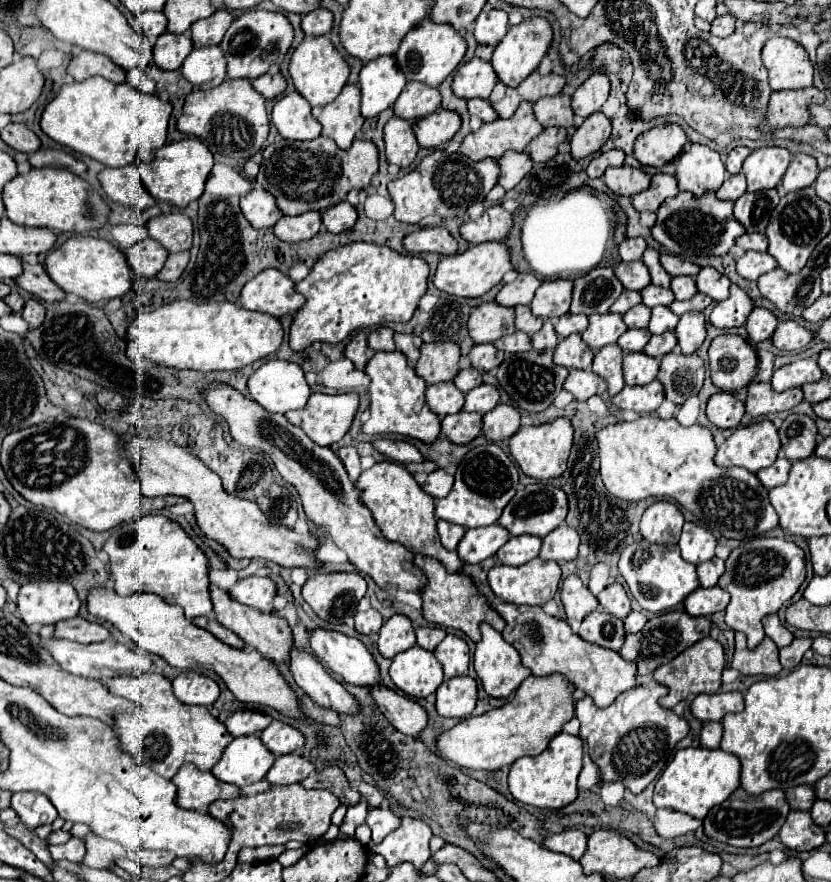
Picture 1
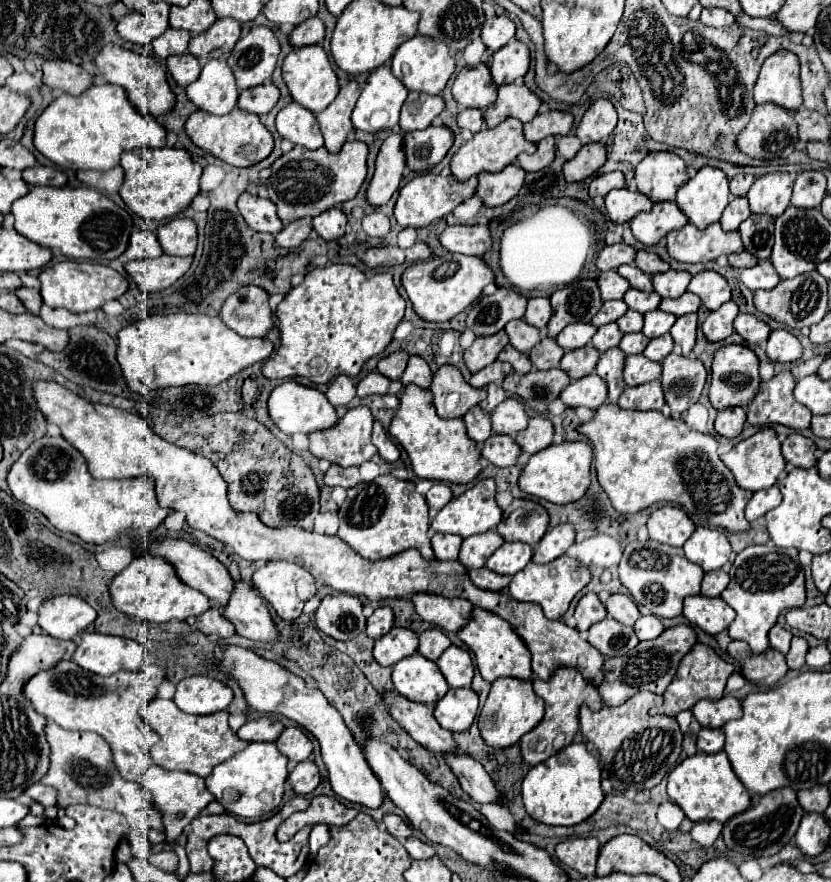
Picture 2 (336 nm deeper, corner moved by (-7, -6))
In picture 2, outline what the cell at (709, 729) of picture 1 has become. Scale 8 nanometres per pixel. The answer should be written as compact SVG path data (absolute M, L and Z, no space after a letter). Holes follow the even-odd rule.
M702 728L698 732L696 746L704 754L716 754L724 748L724 732L722 730L712 730L712 728Z

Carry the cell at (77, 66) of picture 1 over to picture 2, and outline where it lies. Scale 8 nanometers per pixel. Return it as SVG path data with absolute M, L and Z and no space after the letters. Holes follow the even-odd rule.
M48 60L42 66L42 82L50 88L64 90L72 96L80 96L94 84L94 76L86 70L82 70L78 64L72 64L68 60Z

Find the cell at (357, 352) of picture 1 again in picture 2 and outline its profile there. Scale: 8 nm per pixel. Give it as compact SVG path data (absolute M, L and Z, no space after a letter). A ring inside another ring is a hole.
M370 372L358 382L358 396L366 398L370 394L398 394L402 388L400 380L388 380L380 372Z

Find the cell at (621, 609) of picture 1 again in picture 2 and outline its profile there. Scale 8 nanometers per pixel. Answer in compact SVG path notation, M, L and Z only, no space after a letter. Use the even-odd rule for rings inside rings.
M612 594L608 600L606 600L606 610L608 614L618 620L620 624L628 624L628 626L634 626L634 622L640 618L640 612L638 612L638 606L636 602L626 596L626 594Z

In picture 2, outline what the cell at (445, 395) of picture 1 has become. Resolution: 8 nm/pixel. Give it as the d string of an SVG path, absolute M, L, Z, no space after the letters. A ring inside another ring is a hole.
M474 406L472 410L468 410L468 414L464 414L464 424L466 424L468 436L474 442L478 442L478 446L488 438L488 434L492 434L490 414L482 412L480 406Z

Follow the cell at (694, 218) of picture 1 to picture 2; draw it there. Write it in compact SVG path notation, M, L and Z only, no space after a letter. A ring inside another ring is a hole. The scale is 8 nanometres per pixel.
M690 222L666 236L668 240L668 254L680 262L710 262L722 254L742 252L740 232L724 232L722 226L716 222L704 230L698 230Z

